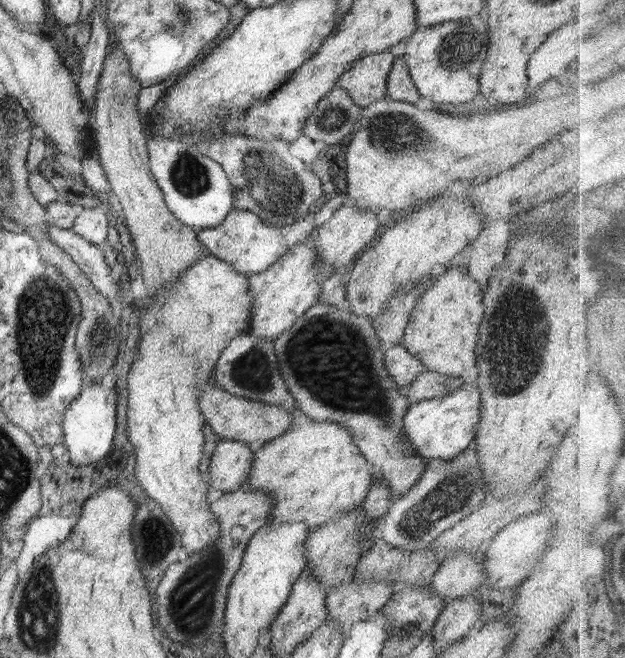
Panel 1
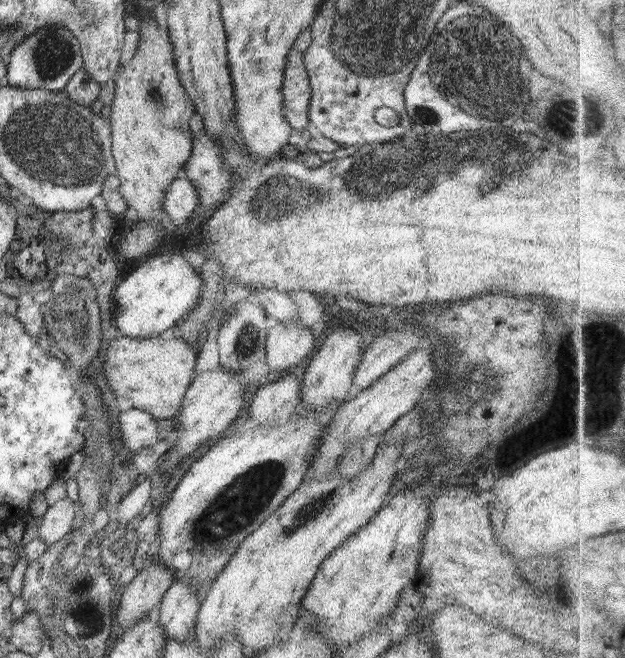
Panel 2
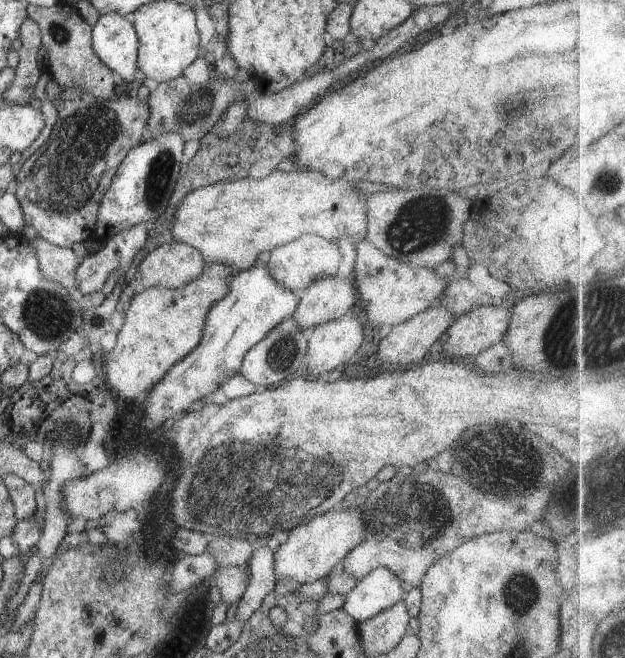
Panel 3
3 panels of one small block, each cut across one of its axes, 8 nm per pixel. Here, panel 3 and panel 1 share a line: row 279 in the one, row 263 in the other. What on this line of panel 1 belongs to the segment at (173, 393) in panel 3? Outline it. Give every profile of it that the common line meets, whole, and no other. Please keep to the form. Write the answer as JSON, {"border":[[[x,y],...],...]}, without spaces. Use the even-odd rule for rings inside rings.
{"border":[[[234,209],[228,213],[220,226],[199,229],[196,237],[210,255],[232,265],[234,270],[240,274],[253,275],[268,270],[288,249],[292,249],[294,245],[304,241],[317,228],[316,213],[314,210],[310,210],[300,221],[277,227],[262,221],[253,212]]]}

